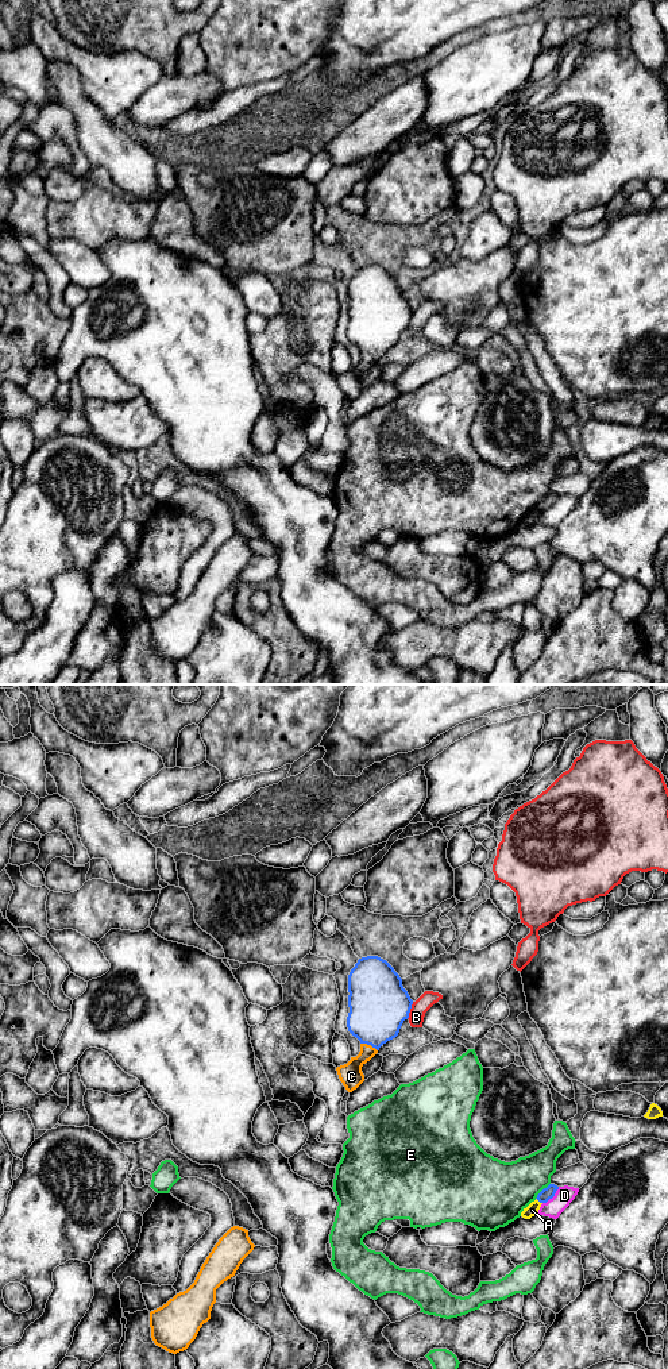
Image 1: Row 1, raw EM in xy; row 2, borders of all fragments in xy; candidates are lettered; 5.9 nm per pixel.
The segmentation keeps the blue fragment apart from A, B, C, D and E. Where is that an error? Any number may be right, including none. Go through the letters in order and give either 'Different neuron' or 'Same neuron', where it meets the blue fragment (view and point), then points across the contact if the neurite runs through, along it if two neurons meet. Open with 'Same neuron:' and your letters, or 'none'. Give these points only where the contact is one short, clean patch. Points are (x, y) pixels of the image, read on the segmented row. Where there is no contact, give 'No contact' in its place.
Same neuron: C
A: Different neuron. Touches blue at xy (539, 1200)
B: Different neuron. Touches blue at xy (409, 1010)
C: Same neuron. Touches blue at xy (369, 1044). Path across: xy (378, 1003), (369, 1044), (351, 1076)
D: Different neuron. Touches blue at xy (552, 1196)
E: Different neuron. Touches blue at xy (541, 1191)

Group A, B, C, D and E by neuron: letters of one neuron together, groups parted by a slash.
A / B / C / D / E

